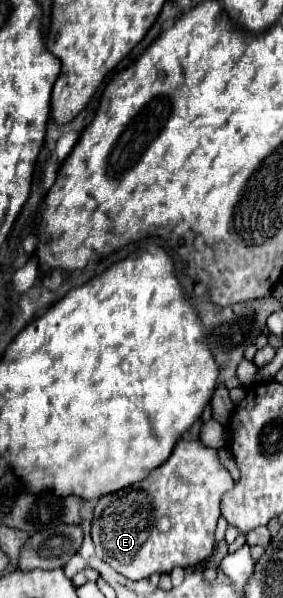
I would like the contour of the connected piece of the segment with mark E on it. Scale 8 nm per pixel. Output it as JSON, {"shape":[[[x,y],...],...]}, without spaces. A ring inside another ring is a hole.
{"shape":[[[179,439],[171,457],[147,479],[97,501],[91,525],[97,555],[133,581],[205,561],[215,549],[213,533],[221,517],[221,495],[231,487],[233,479],[219,463],[215,449],[205,447],[199,439]]]}

